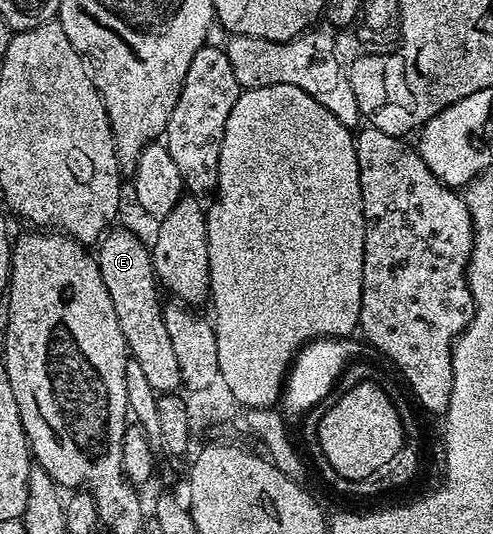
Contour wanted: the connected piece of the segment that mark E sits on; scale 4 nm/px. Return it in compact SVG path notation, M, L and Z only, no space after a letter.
M111 226L110 230L96 244L96 258L100 277L104 277L104 285L108 289L108 297L112 297L112 309L116 309L116 317L120 321L120 333L124 333L126 350L129 358L134 359L148 380L148 385L156 393L174 393L182 387L180 365L176 362L176 353L172 349L172 340L168 337L168 328L164 326L163 300L158 300L160 284L154 273L154 256L151 248L142 244L142 239L134 231L126 227Z

